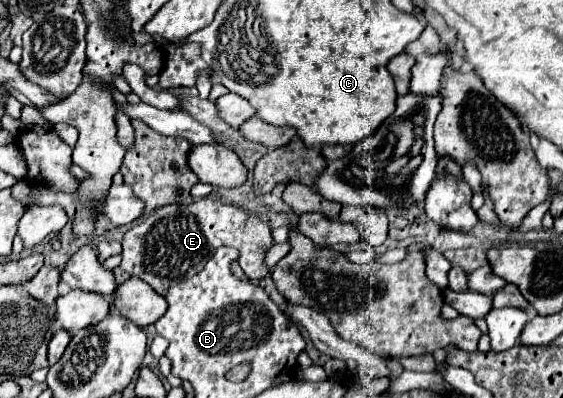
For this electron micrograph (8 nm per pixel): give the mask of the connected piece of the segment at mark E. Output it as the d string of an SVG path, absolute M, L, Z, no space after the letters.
M200 198L192 204L162 206L144 222L132 226L122 240L124 250L120 268L130 276L142 278L164 296L176 282L184 282L198 274L220 246L232 246L240 252L238 262L248 278L258 282L270 274L270 268L264 264L266 252L274 246L268 224L256 214L214 198Z

